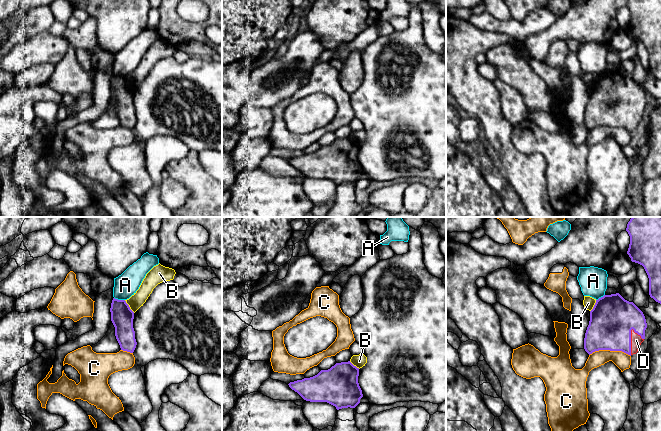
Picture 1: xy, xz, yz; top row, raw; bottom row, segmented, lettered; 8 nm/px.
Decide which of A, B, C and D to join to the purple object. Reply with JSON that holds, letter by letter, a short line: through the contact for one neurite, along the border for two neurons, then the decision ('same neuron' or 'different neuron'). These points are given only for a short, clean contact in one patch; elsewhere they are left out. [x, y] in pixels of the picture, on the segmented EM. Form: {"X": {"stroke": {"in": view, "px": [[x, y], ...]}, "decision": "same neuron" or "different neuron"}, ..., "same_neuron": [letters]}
{"A": {"stroke": {"in": "xy", "px": [[114, 297], [124, 300]]}, "decision": "different neuron"}, "B": {"stroke": {"in": "xy", "px": [[124, 300], [134, 312]]}, "decision": "different neuron"}, "C": {"decision": "different neuron"}, "D": {"stroke": {"in": "yz", "px": [[612, 318], [625, 331], [630, 341], [636, 340]]}, "decision": "same neuron"}, "same_neuron": ["D"]}

